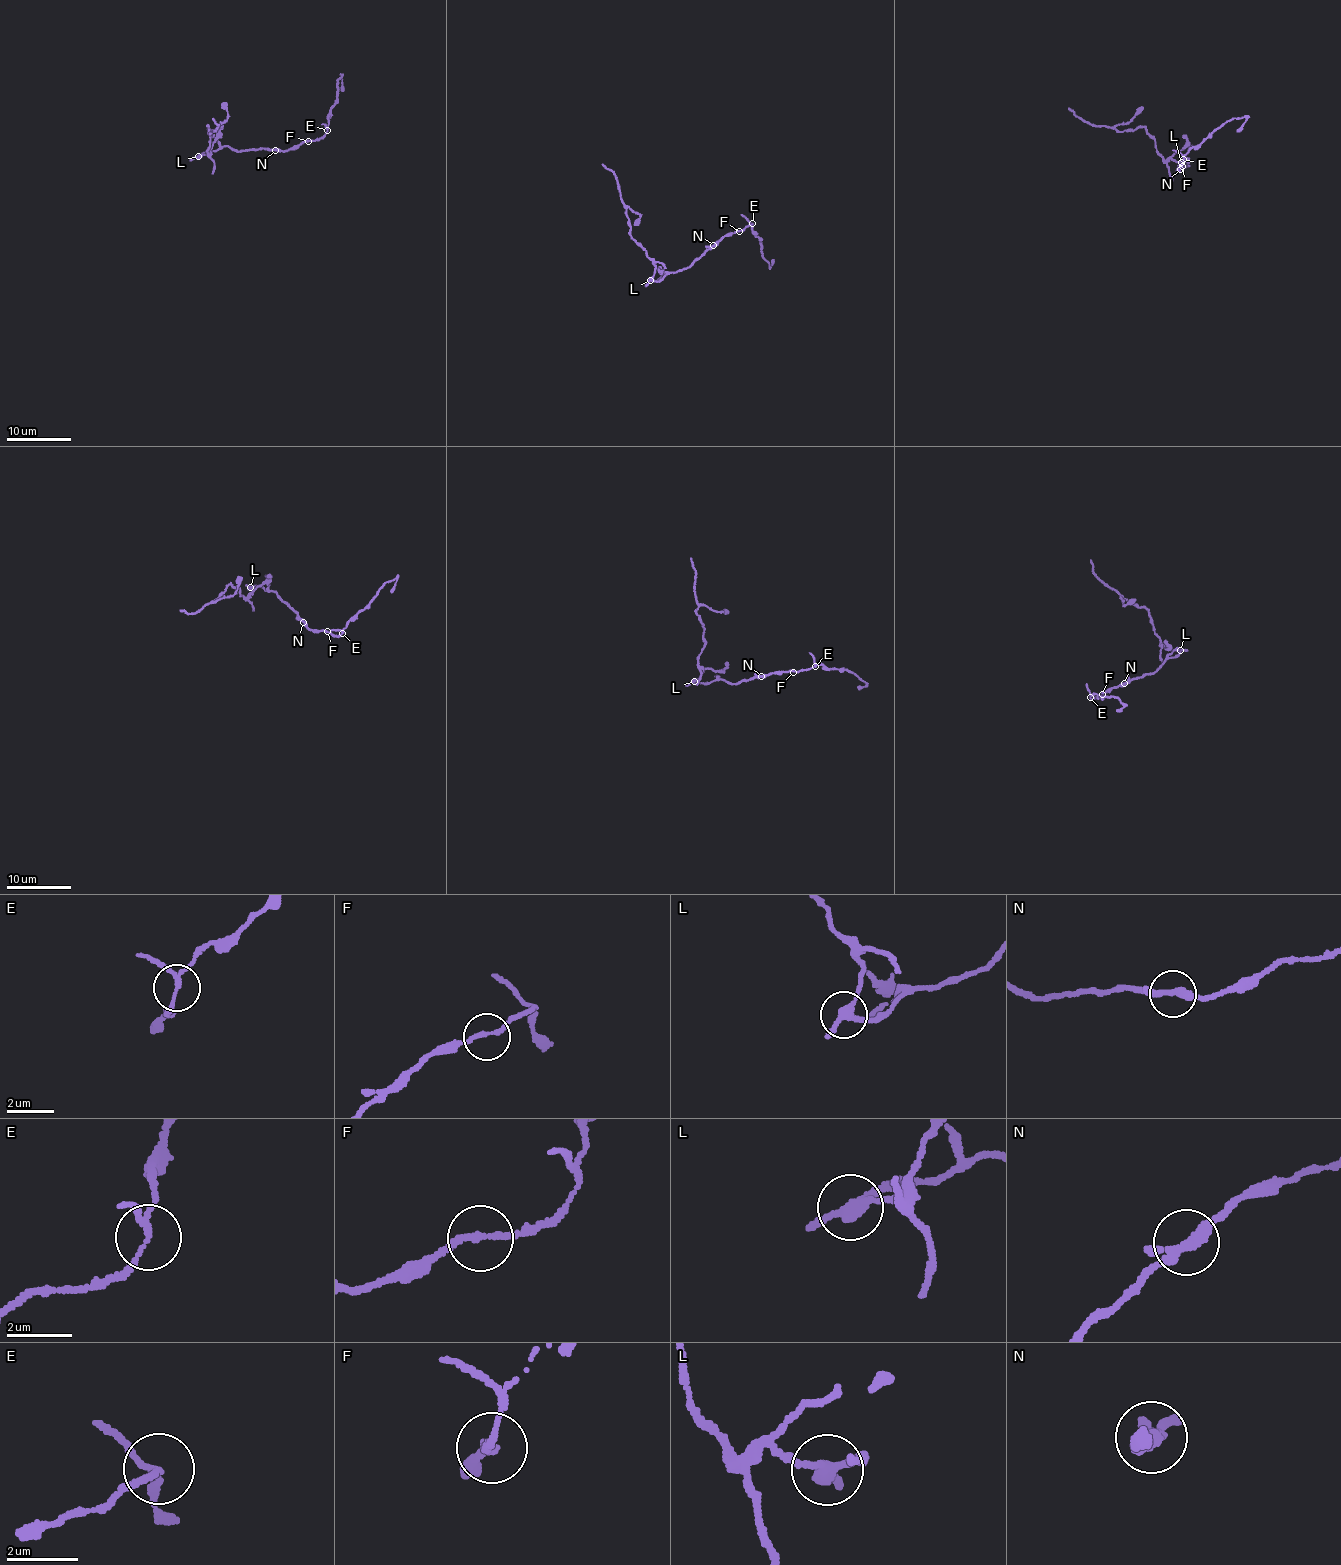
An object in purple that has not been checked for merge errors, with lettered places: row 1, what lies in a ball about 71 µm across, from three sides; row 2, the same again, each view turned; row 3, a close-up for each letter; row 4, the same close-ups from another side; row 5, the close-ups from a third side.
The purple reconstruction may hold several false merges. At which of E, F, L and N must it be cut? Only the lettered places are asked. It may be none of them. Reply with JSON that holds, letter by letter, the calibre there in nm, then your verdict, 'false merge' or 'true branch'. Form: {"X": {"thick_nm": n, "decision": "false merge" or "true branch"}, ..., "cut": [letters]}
{"E": {"thick_nm": 120, "decision": "false merge"}, "F": {"thick_nm": 180, "decision": "true branch"}, "L": {"thick_nm": 280, "decision": "false merge"}, "N": {"thick_nm": 260, "decision": "true branch"}, "cut": ["E", "L"]}

